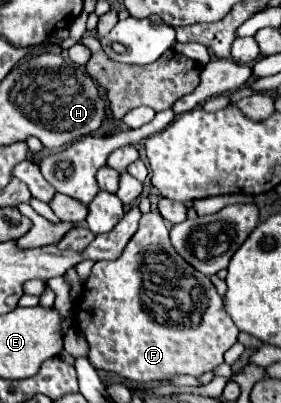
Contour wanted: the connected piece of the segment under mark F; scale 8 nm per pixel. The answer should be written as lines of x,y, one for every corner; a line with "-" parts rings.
148,212
140,218
138,232
130,238
124,254
116,260
100,260
92,266
84,282
82,296
74,302
72,314
76,328
90,344
90,364
100,370
116,372
136,384
158,382
168,374
200,376
222,364
224,352
238,342
240,330
222,312
222,298
208,276
188,266
170,246
168,228
160,212

